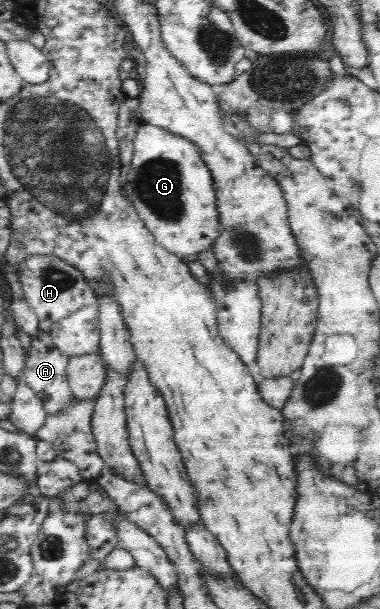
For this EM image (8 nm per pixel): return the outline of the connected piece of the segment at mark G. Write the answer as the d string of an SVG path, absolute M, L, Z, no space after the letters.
M144 123L137 129L133 139L134 153L127 173L128 179L123 184L123 192L137 210L139 218L147 225L147 229L155 235L157 243L161 243L167 251L189 257L207 252L215 247L221 235L219 222L219 205L215 182L202 158L200 147L186 137L175 135L167 129Z

